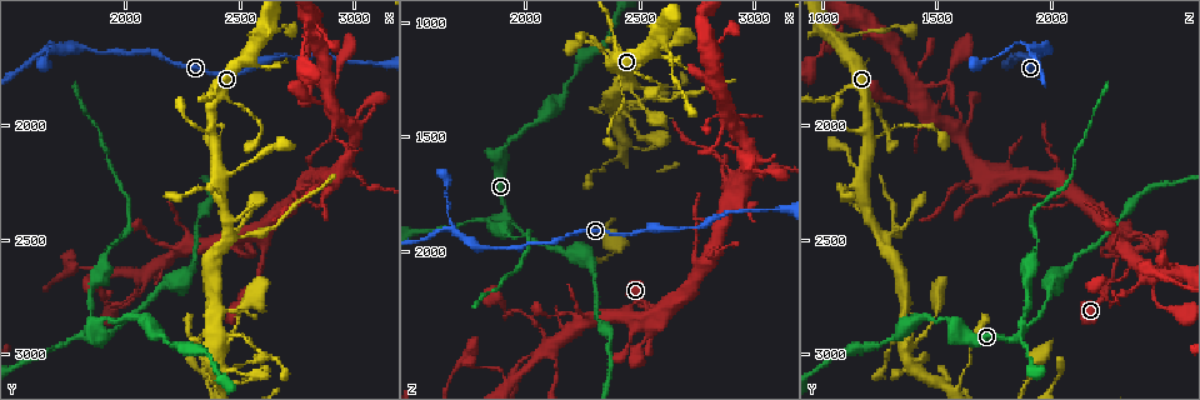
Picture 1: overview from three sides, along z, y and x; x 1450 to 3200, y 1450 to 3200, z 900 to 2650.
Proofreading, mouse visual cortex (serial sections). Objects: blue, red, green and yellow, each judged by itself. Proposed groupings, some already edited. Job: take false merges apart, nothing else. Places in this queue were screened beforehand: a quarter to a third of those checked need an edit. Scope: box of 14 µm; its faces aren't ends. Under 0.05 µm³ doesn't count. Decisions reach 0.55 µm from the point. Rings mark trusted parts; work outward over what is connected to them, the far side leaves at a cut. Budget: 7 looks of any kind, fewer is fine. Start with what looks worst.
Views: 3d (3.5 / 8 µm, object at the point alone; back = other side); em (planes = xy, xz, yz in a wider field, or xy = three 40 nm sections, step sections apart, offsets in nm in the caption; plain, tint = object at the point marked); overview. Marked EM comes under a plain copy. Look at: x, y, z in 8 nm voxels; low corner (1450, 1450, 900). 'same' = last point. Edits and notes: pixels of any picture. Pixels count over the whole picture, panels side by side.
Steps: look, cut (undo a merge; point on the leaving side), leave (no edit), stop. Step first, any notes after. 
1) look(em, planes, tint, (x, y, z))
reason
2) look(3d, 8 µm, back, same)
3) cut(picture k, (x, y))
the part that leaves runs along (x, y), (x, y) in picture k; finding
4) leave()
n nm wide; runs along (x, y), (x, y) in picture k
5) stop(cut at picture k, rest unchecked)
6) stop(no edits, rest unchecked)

look(3d, 3.5 µm, (1900, 2940, 1850))
sharp bend

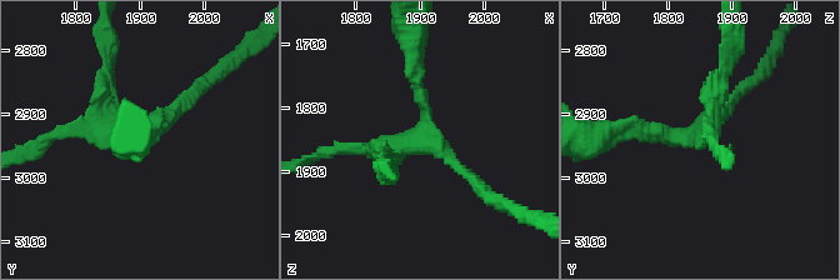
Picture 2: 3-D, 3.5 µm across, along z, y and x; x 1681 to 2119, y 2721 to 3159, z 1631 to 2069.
look(em, xy, step 1, tint, (1880, 2940, 1850))
4 arms; arms of 150, 200, 200, 200 nm

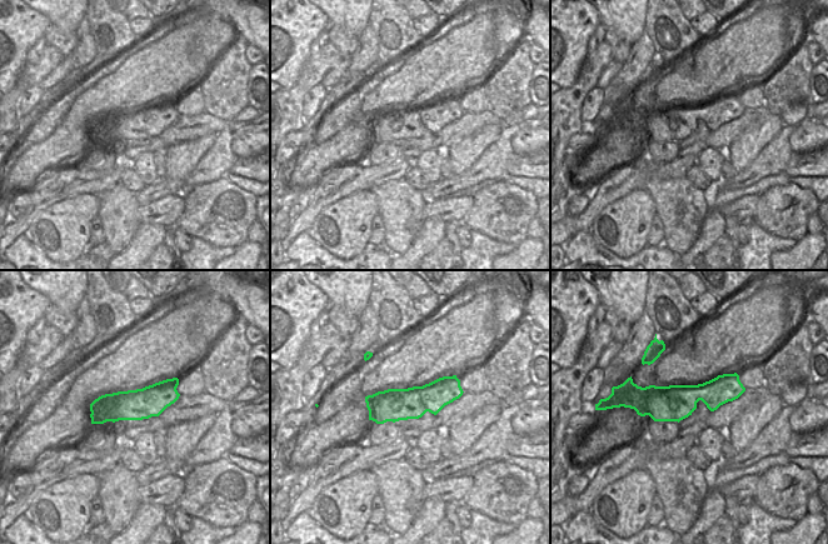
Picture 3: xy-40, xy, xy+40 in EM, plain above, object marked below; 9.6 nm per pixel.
leave()
runs along (628, 133), (698, 140), (724, 71) in picture 2; continuous, no second cell

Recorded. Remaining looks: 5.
look(3d, 3.5 µm, (2740, 2290, 2040))
three-way junction

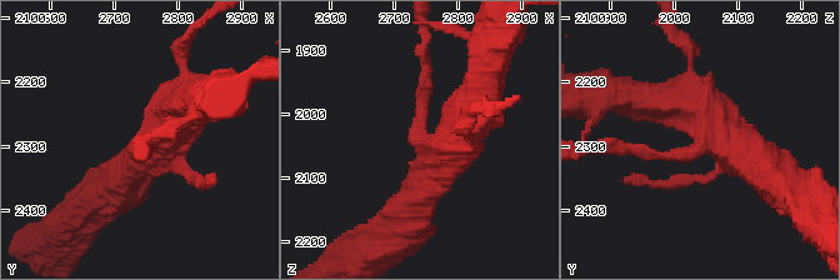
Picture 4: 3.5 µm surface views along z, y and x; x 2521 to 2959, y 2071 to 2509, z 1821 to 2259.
look(em, xy, step 2, tint, (2750, 2295, 2045))

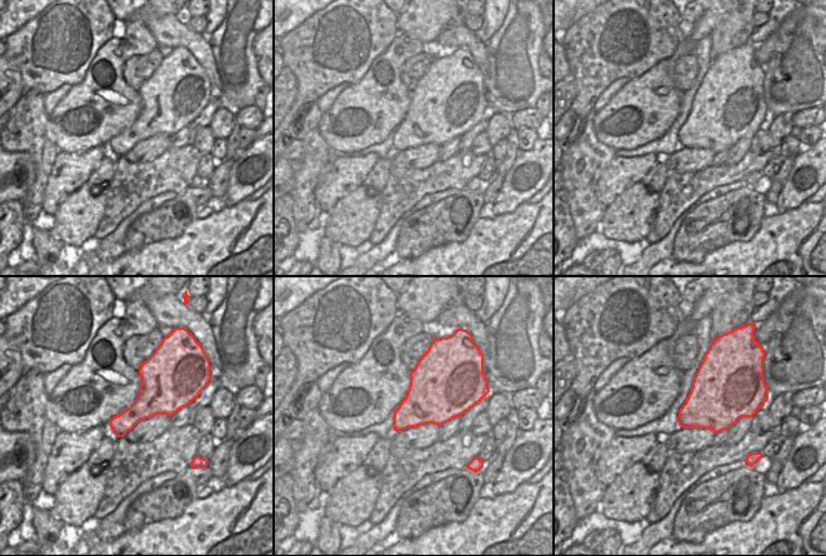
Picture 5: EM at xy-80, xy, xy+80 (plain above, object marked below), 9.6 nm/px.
leave()
480 nm wide; runs along (425, 180), (460, 141), (494, 51) in picture 4; continuous, no second cell

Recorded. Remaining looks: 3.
look(3d, 3.5 µm, back, (1680, 1670, 1920))
three-way junction

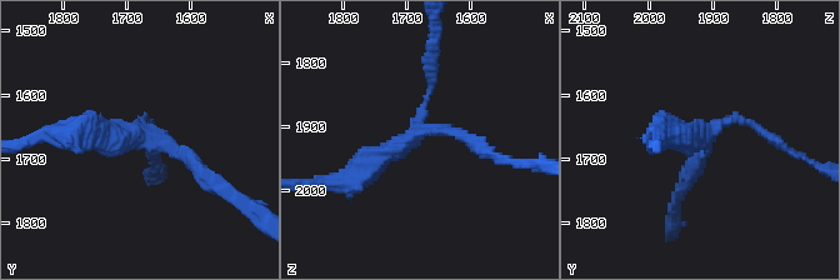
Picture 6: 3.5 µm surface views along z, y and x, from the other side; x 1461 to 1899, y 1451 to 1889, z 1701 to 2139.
look(em, planes, tint, (1690, 1655, 1905))
3 arms; arms of 100, 150, 350 nm; now the EM

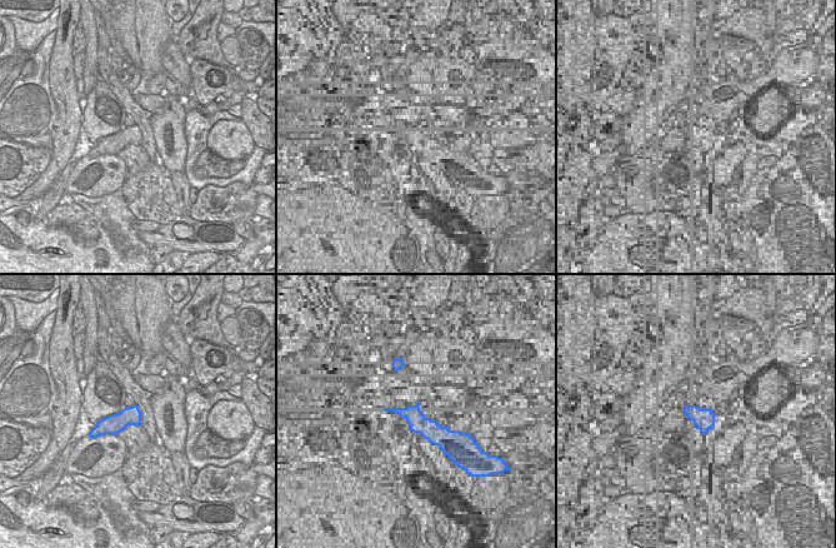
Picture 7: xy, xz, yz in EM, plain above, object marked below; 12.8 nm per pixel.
leave()
260 nm wide; runs along (346, 183), (411, 138), (430, 90), (430, 61) in picture 6; one cell here

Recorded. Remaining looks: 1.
stop(no edits, rest unchecked)

